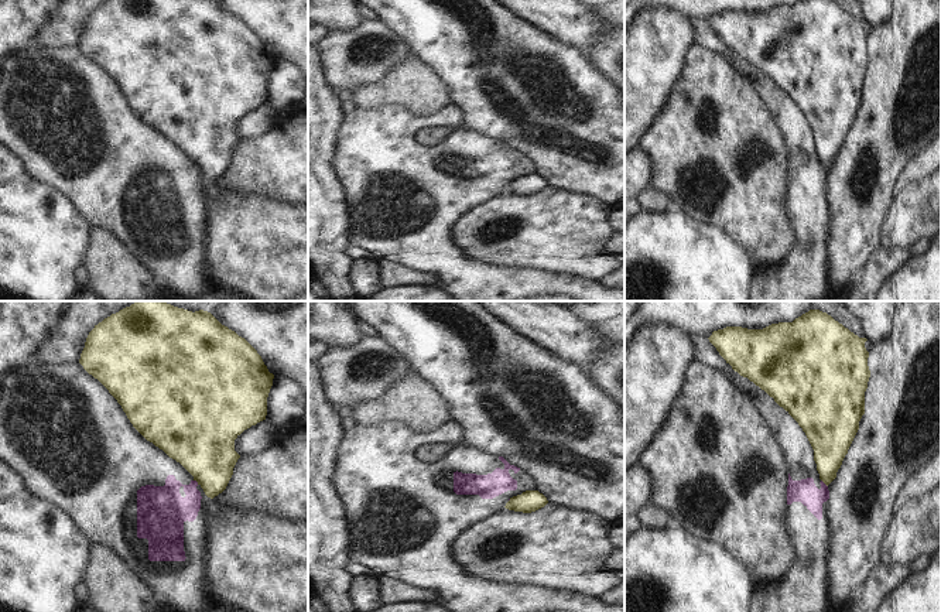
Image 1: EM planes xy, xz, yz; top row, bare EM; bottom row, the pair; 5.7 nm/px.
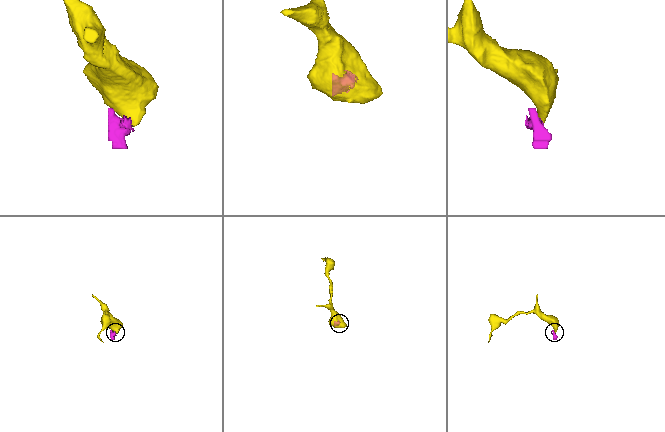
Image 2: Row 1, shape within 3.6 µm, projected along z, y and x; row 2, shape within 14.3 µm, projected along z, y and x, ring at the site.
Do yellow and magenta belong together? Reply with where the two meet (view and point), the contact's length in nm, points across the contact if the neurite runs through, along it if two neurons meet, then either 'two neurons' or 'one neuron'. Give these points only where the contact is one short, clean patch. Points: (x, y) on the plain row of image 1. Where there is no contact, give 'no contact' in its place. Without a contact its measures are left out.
contact yz (824, 166); length 60 nm; border yz (821, 163), (827, 170); two neurons

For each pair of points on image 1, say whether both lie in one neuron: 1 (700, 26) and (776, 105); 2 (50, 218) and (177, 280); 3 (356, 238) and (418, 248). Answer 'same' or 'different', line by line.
1: different
2: different
3: same

